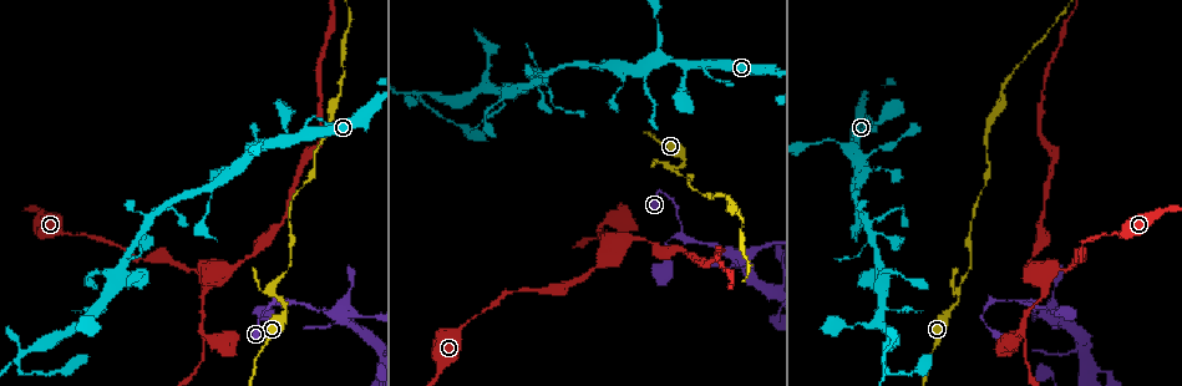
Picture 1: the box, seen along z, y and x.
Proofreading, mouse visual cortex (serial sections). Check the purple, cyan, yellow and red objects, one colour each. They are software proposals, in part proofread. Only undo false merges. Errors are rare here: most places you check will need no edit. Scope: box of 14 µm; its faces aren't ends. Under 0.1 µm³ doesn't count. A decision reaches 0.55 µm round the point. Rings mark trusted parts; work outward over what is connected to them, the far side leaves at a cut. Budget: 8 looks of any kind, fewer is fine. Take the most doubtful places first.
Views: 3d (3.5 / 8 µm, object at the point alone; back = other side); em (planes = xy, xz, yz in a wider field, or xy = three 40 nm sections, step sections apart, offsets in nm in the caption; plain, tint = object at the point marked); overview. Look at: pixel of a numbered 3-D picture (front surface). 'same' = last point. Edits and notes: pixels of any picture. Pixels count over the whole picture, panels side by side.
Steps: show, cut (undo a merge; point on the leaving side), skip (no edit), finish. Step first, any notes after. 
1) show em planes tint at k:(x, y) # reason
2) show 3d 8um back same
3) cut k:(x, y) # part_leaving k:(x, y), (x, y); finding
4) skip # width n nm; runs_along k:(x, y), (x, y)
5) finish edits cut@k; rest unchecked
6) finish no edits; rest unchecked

show 3d 8um at 1:(958, 293) # thin neck

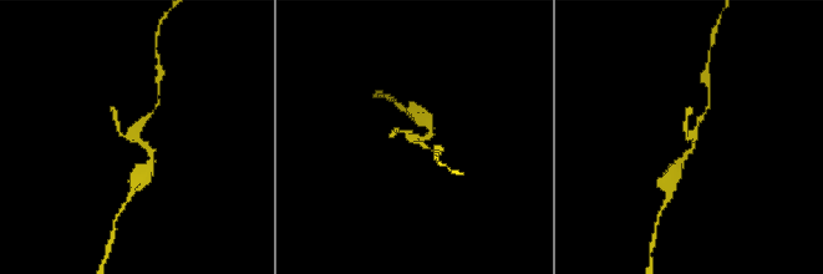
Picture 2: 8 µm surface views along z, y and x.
show em xy step 5 tint at 2:(140, 143)

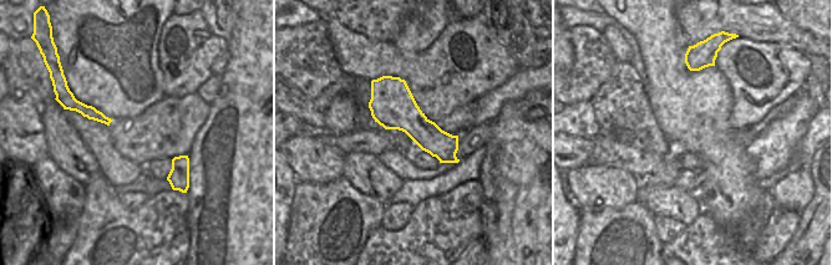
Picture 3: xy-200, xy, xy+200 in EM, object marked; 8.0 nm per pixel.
skip # runs_along 2:(675, 168), (694, 148), (702, 112); all the same cell

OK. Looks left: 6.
show 3d 3.5um at 1:(683, 234) # a narrow waist

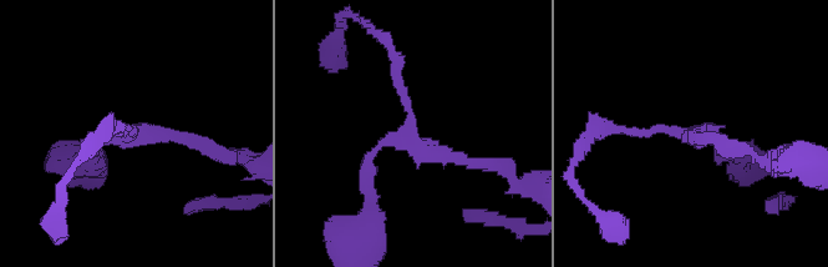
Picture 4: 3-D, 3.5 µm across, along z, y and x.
show em xy step 1 tint at 4:(687, 131)

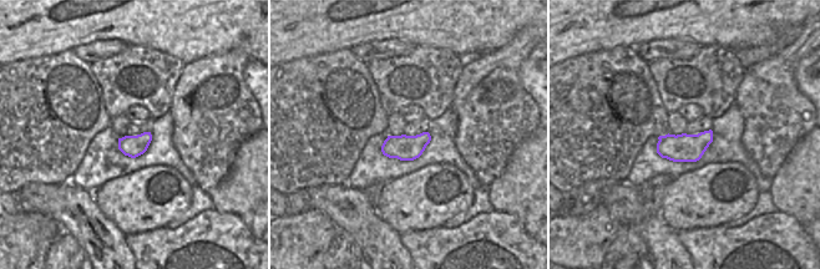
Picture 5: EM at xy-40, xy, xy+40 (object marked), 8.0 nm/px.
skip # width 200 nm; runs_along 4:(394, 56), (412, 142), (482, 165); one cell here

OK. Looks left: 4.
show 3d 3.5um at 1:(200, 283)

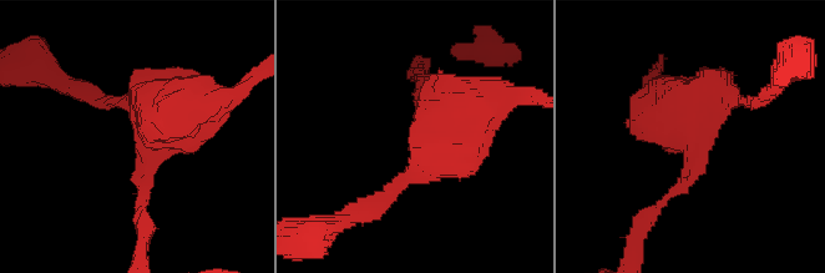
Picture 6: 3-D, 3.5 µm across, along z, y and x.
show em planes tint at 6:(693, 134) # now the EM

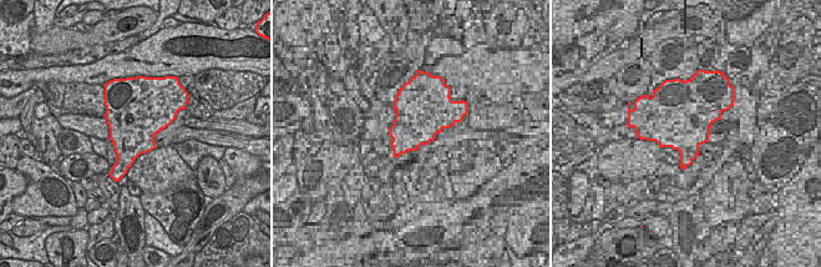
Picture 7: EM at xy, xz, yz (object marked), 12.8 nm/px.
show em xy step 3 tint same

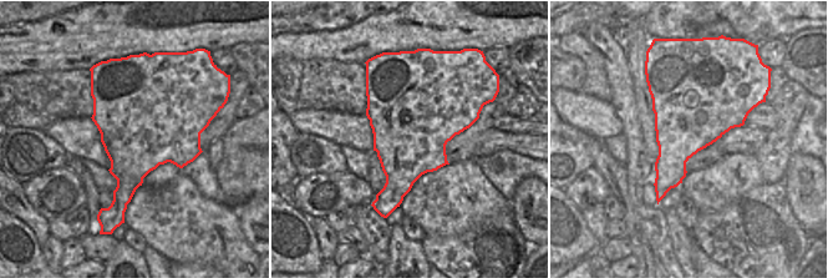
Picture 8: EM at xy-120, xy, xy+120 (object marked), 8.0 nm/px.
skip # runs_along 6:(388, 196), (464, 116), (514, 97); one cell here

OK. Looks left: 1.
finish no edits; rest unchecked

